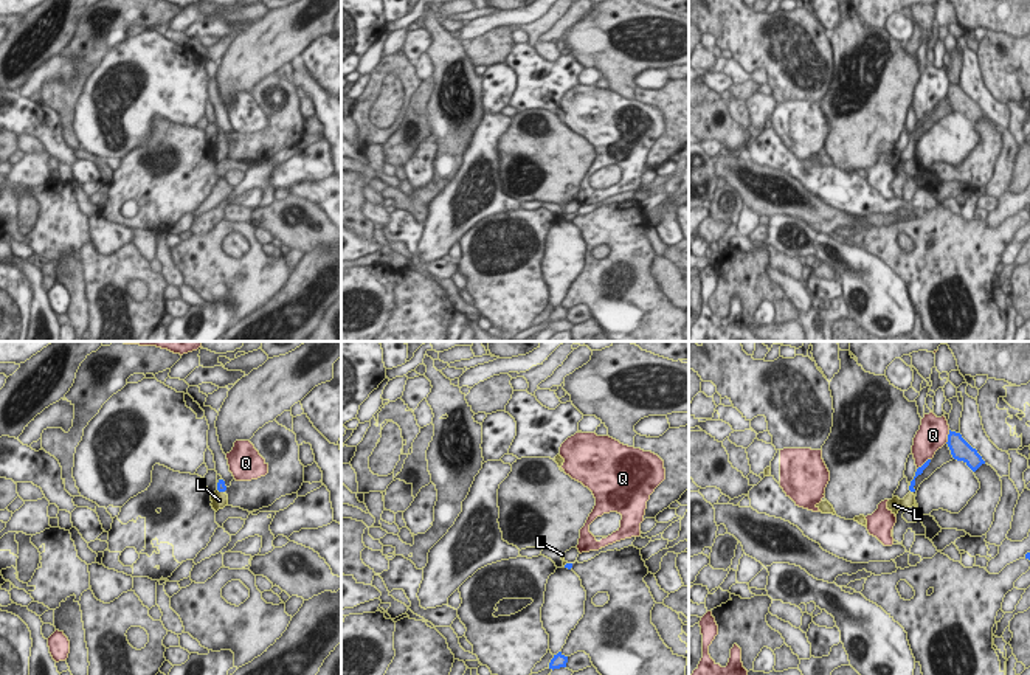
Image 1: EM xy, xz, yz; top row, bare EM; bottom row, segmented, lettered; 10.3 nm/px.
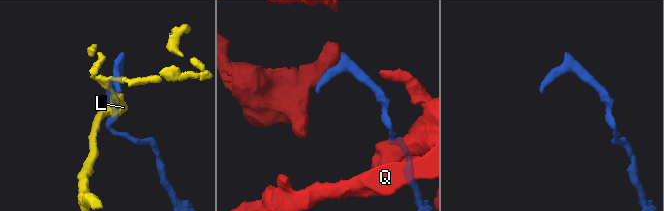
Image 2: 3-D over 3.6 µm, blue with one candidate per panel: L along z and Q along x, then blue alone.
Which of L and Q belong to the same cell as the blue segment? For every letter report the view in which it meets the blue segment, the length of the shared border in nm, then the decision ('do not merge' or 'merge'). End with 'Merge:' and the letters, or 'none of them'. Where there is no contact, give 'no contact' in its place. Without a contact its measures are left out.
L: xy | 90 nm | merge
Q: yz | 150 nm | do not merge
Merge: L

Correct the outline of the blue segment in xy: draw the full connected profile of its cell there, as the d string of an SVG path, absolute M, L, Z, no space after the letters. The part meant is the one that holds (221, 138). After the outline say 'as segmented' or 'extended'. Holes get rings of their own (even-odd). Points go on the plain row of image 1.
M219 132L217 143L214 146L209 146L213 154L211 158L216 164L228 158L228 147L225 146L225 143L226 143L225 133Z; extended

